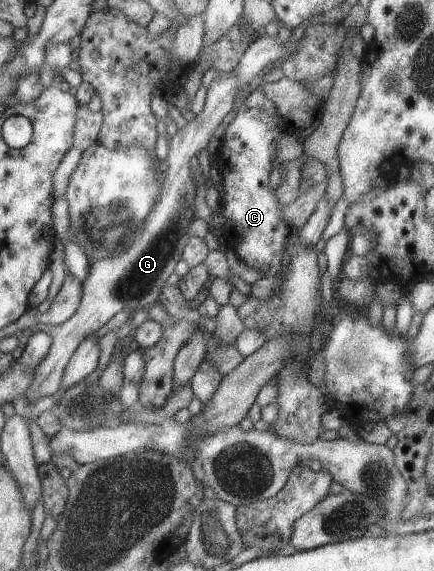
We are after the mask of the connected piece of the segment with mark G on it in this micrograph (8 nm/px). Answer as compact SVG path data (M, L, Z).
M283 34L276 35L276 37L265 35L258 37L242 52L234 69L219 72L218 79L214 79L209 84L202 111L188 117L184 127L170 136L167 156L164 159L166 177L162 181L162 189L152 209L142 219L142 227L132 235L130 247L124 251L118 251L116 255L108 253L101 259L90 259L86 255L90 271L81 283L82 295L76 311L63 323L38 327L39 330L43 330L52 337L52 345L46 357L34 368L36 371L34 381L30 383L26 391L25 399L28 402L36 401L44 395L59 393L64 367L78 347L78 343L107 323L115 313L122 309L130 309L131 313L134 313L157 303L164 281L174 271L174 265L181 259L183 247L190 237L190 223L195 218L193 203L196 189L188 168L190 157L195 156L200 149L205 149L214 129L234 107L236 89L250 83L252 77L263 73L272 63L279 63L282 59L288 59L294 55L298 47L300 47L300 40L289 41Z

